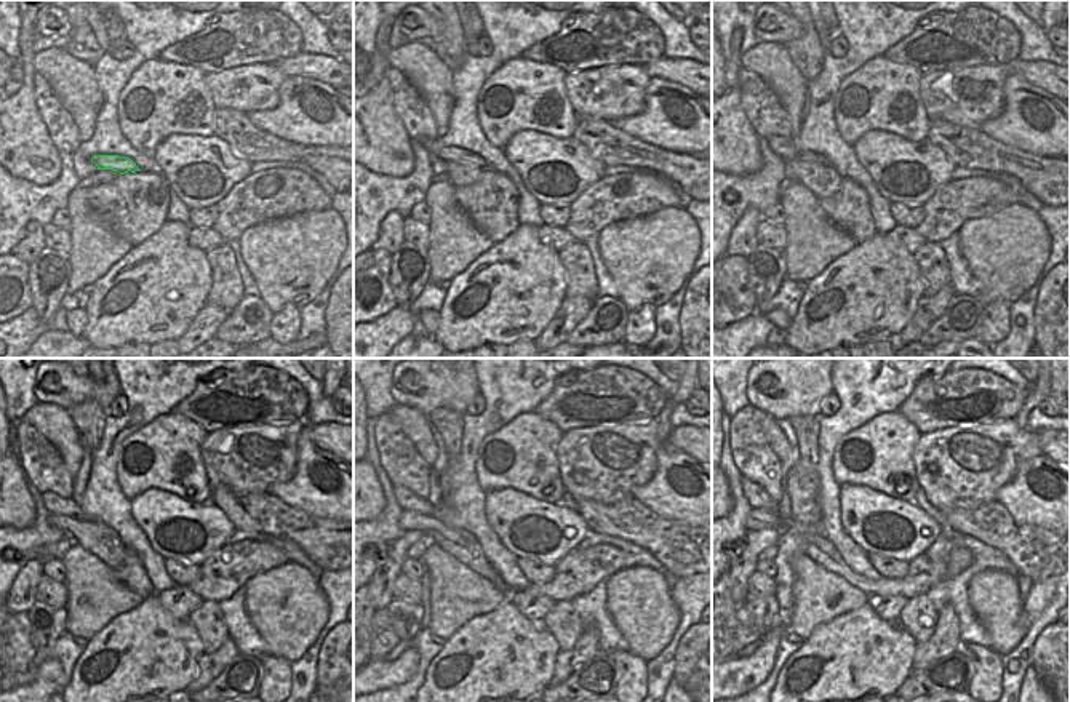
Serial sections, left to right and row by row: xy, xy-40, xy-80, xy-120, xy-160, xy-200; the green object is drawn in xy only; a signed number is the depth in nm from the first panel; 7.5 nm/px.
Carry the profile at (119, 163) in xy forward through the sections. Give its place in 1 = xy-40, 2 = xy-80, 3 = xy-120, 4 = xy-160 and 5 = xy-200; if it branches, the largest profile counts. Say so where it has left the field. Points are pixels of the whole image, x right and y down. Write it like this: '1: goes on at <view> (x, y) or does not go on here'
1: goes on at xy-40 (432, 146)
2: goes on at xy-80 (786, 147)
3: goes on at xy-120 (59, 506)
4: goes on at xy-160 (408, 501)
5: goes on at xy-200 (757, 498)

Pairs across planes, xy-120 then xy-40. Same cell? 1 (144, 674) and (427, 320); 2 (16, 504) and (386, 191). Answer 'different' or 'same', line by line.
1: different
2: different

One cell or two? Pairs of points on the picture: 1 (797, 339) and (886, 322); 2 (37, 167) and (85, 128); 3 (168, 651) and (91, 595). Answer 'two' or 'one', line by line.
1: one
2: two
3: two

